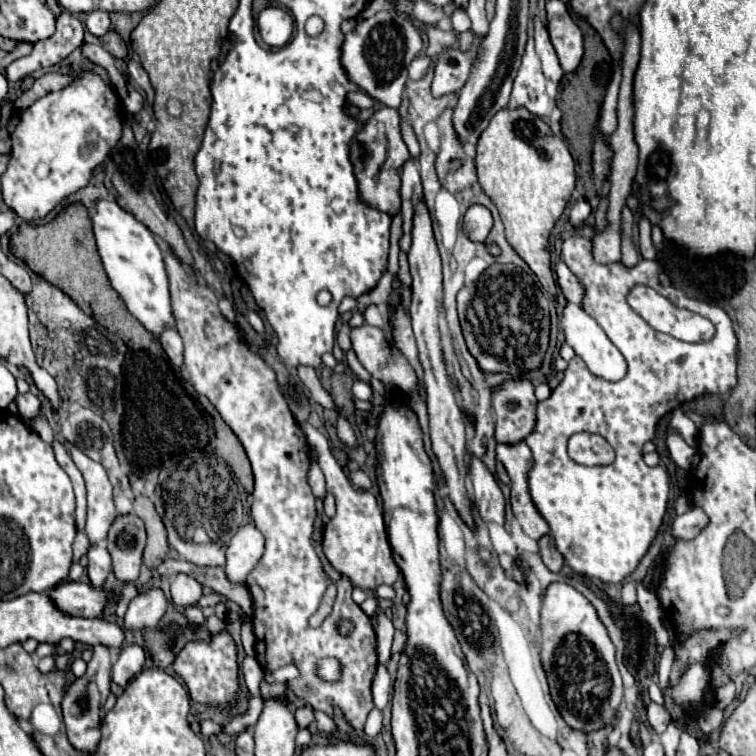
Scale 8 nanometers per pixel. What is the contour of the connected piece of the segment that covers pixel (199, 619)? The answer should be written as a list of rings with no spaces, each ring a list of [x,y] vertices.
[[[191,605],[191,607],[185,607],[185,617],[189,619],[189,623],[193,625],[203,625],[205,623],[205,617],[201,613],[201,607],[199,605]]]

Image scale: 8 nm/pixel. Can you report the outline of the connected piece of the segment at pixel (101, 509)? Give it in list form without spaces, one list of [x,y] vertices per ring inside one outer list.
[[[69,445],[69,453],[83,473],[85,485],[87,485],[87,525],[85,533],[89,537],[89,545],[99,545],[105,541],[107,531],[117,517],[115,503],[113,503],[113,487],[107,479],[107,471],[101,463],[91,461],[87,455],[83,455],[79,449]]]

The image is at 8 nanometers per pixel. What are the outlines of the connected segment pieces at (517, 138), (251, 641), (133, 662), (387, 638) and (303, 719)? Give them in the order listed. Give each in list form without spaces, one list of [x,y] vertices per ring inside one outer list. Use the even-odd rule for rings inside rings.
[[[501,109],[481,133],[475,163],[483,191],[499,209],[509,245],[531,267],[545,291],[557,297],[558,286],[549,261],[549,233],[569,203],[577,181],[575,161],[565,141],[527,109]]]
[[[249,617],[249,621],[243,621],[243,625],[241,625],[241,641],[243,649],[246,655],[255,657],[255,633],[253,633],[253,623],[251,623],[251,617]]]
[[[127,645],[119,651],[117,661],[113,663],[113,681],[125,687],[145,665],[145,651],[139,645]]]
[[[375,611],[373,617],[377,619],[377,653],[379,653],[379,663],[387,663],[391,657],[391,641],[393,641],[393,623],[383,611]]]
[[[301,707],[301,709],[297,709],[295,711],[295,719],[297,719],[297,725],[299,725],[299,729],[303,729],[303,727],[309,727],[311,723],[313,723],[313,709],[311,707]]]

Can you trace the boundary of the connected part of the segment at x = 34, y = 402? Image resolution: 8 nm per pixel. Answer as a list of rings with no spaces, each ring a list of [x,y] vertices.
[[[17,393],[17,397],[15,397],[15,405],[17,405],[17,409],[19,409],[19,415],[21,417],[25,417],[25,419],[31,419],[31,417],[35,417],[37,413],[41,413],[41,403],[39,403],[39,399],[33,395],[33,393]]]

